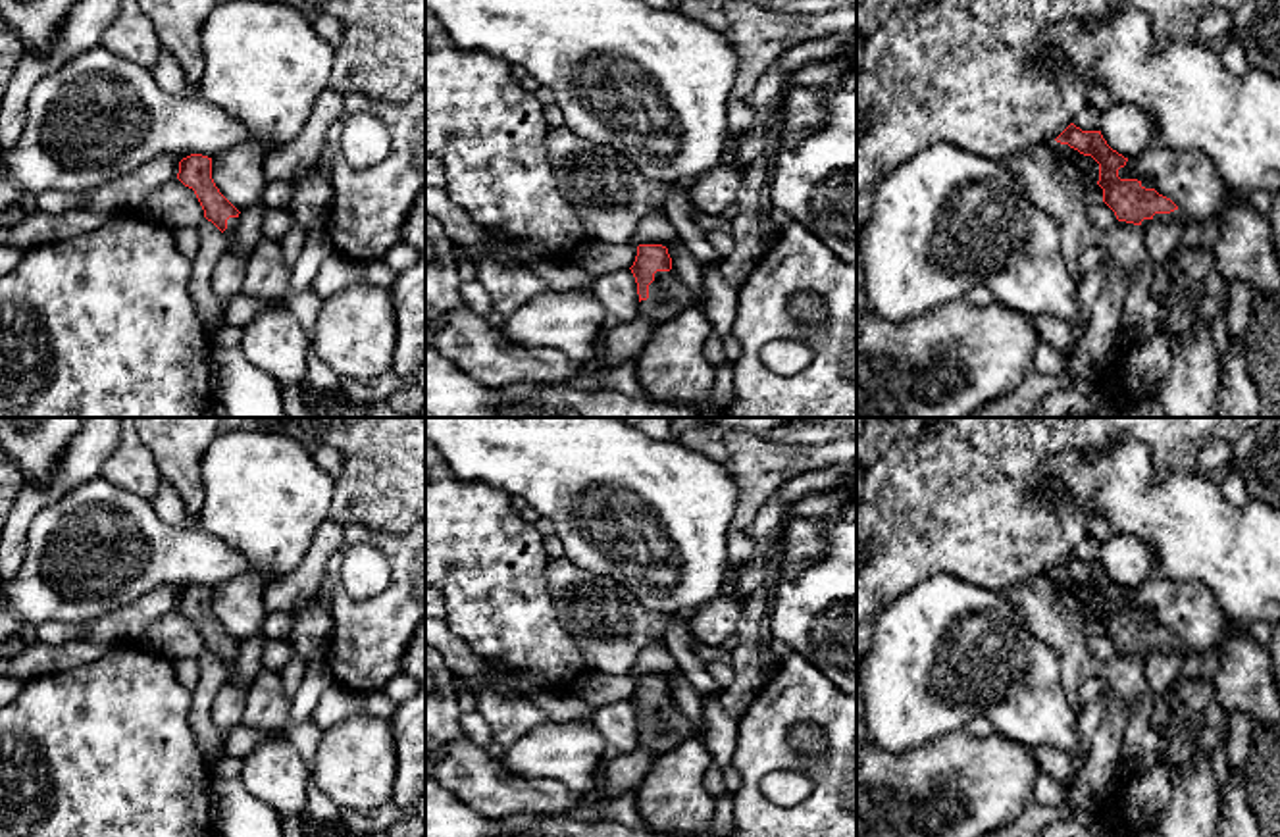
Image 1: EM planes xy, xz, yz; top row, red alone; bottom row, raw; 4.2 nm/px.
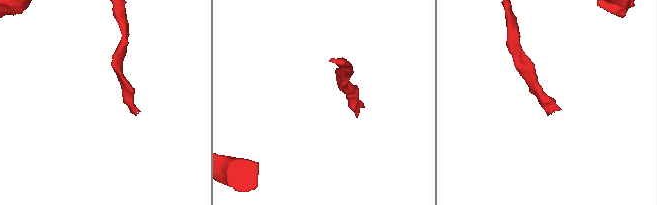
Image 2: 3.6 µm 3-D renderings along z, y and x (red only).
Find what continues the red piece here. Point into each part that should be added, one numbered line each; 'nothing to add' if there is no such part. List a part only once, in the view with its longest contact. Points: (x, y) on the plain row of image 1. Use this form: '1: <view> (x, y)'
1: xz (666, 726)

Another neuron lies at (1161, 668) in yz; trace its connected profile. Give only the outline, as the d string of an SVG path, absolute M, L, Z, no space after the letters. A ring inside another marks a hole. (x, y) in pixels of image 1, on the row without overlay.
M1151 652L1145 658L1145 681L1149 691L1159 697L1178 677L1184 656L1176 652Z

